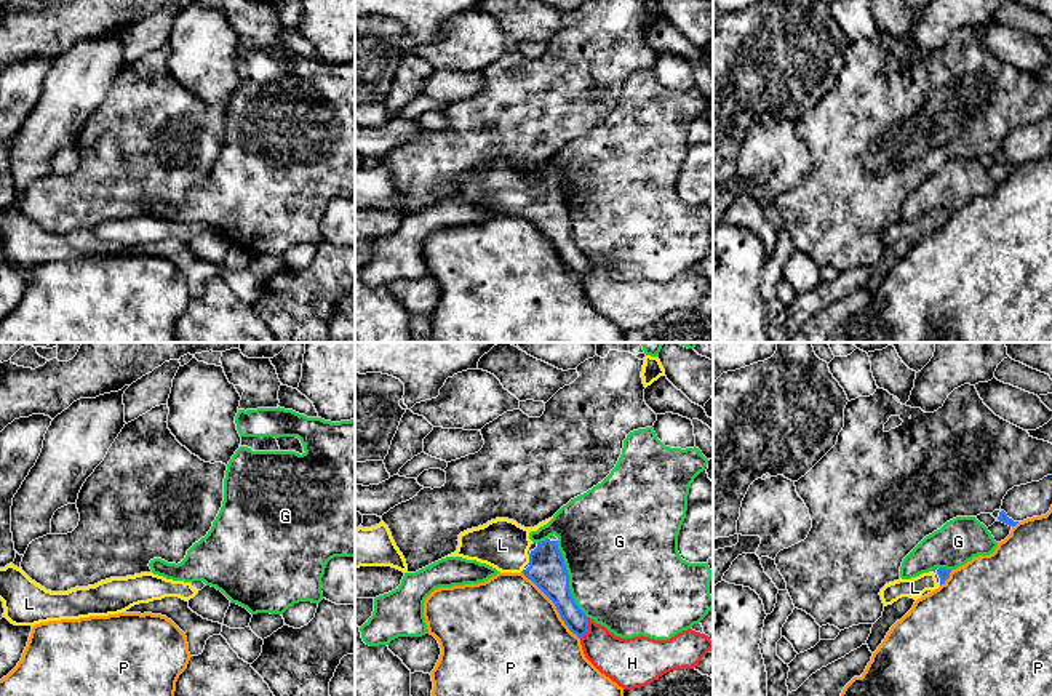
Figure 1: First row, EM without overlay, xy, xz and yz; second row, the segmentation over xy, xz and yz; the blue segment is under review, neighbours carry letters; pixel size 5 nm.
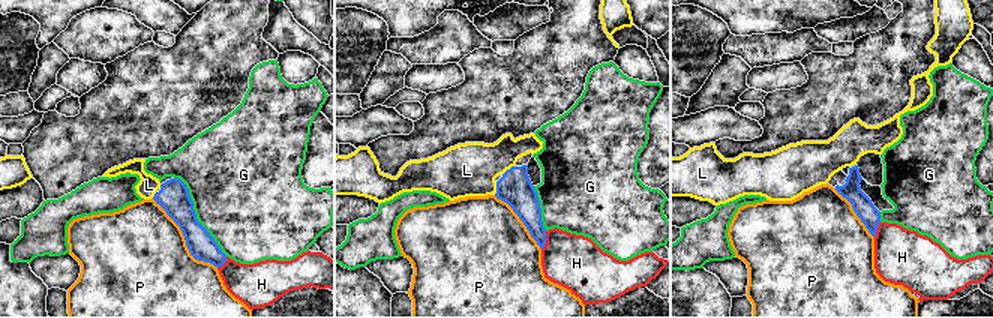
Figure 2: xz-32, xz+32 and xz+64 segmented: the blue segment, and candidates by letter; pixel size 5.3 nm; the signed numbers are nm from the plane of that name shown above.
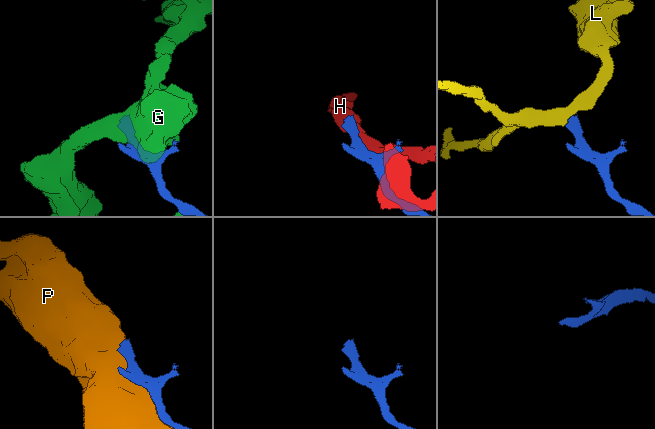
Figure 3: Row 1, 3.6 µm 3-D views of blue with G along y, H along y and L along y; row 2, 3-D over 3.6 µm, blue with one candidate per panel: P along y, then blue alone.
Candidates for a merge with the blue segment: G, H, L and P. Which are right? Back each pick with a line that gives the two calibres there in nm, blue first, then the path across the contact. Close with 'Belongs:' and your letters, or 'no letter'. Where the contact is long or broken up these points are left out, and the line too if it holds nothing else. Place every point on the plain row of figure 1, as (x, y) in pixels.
L: calibres 190 and 260 nm; way xz (547, 212), (537, 202), (529, 202), (517, 200), (502, 186)
Belongs: L

